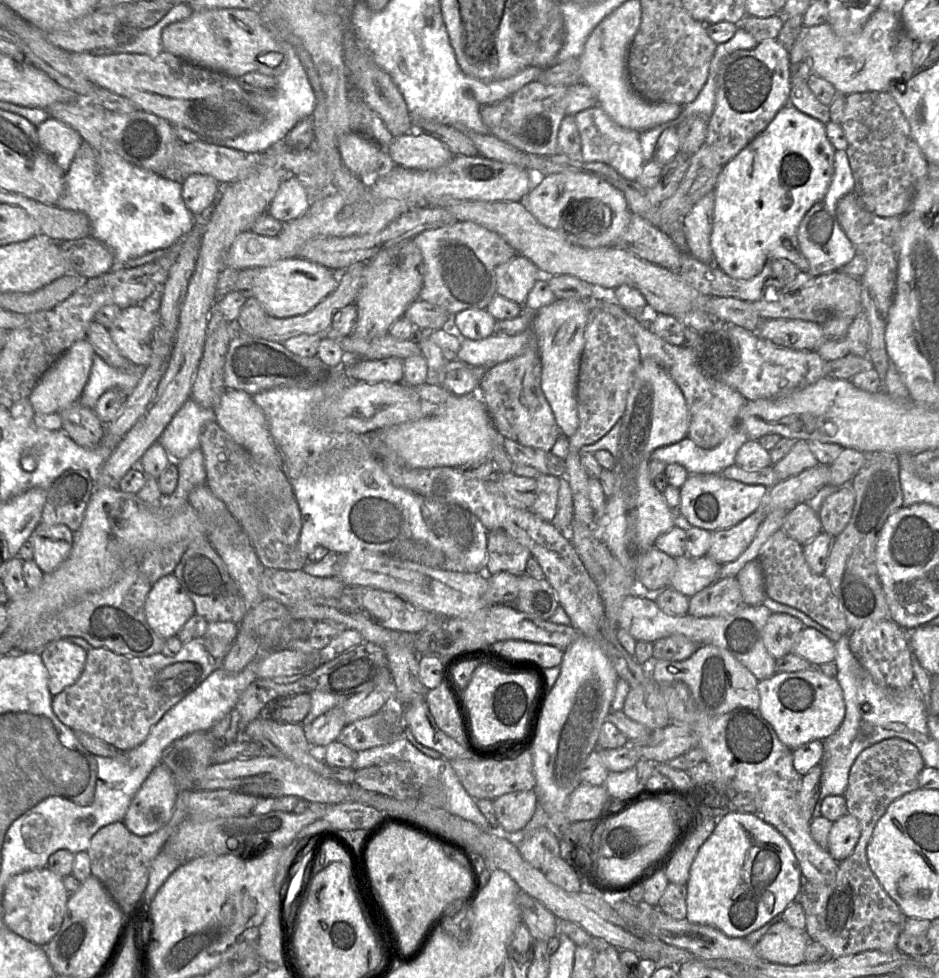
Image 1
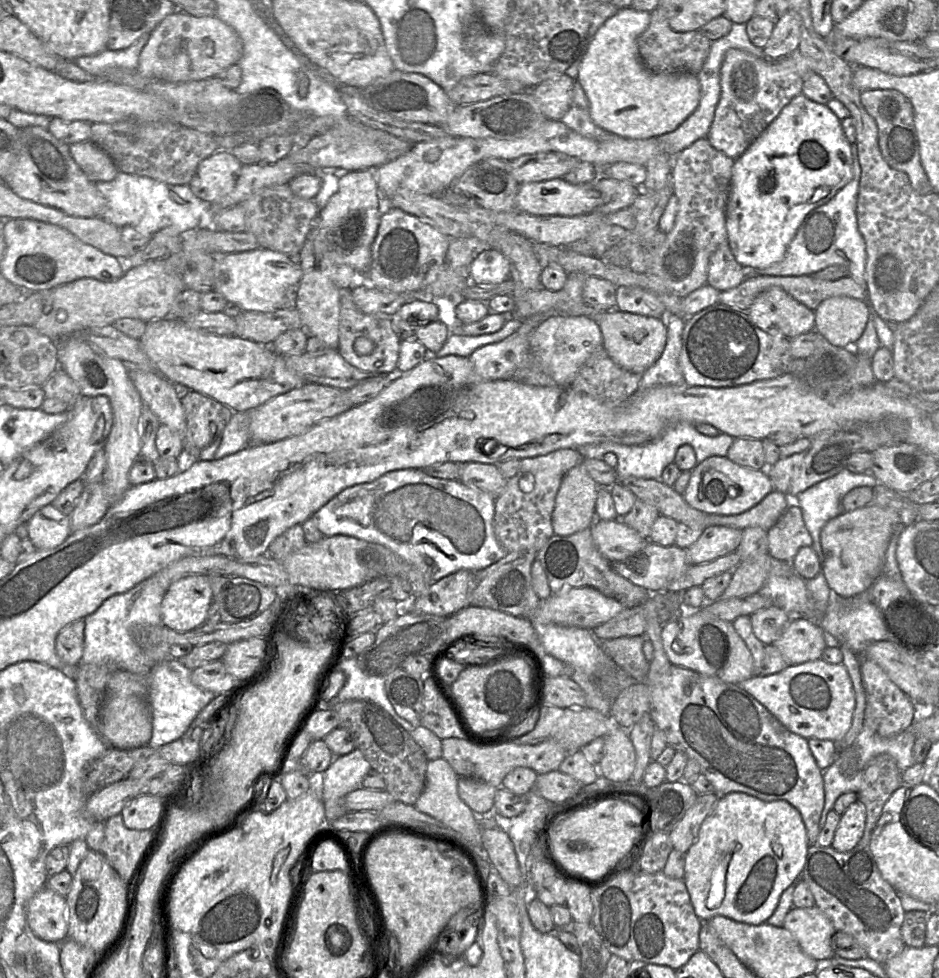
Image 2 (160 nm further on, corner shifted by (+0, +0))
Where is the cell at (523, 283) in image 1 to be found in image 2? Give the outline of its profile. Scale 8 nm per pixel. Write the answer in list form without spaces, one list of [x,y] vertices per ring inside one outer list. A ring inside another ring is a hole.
[[[499,250],[482,251],[469,268],[470,285],[500,284],[510,278],[510,262]]]

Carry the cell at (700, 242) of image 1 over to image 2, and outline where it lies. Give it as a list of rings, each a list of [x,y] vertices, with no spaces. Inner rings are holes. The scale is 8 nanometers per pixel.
[[[727,243],[721,244],[710,256],[707,284],[721,293],[738,287],[747,277],[732,256]]]

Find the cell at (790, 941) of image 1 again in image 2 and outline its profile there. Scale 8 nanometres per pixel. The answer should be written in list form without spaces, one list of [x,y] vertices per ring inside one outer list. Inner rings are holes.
[[[793,907],[787,913],[782,927],[795,937],[802,951],[815,960],[835,956],[831,947],[831,938],[836,933],[836,929],[818,907]]]

